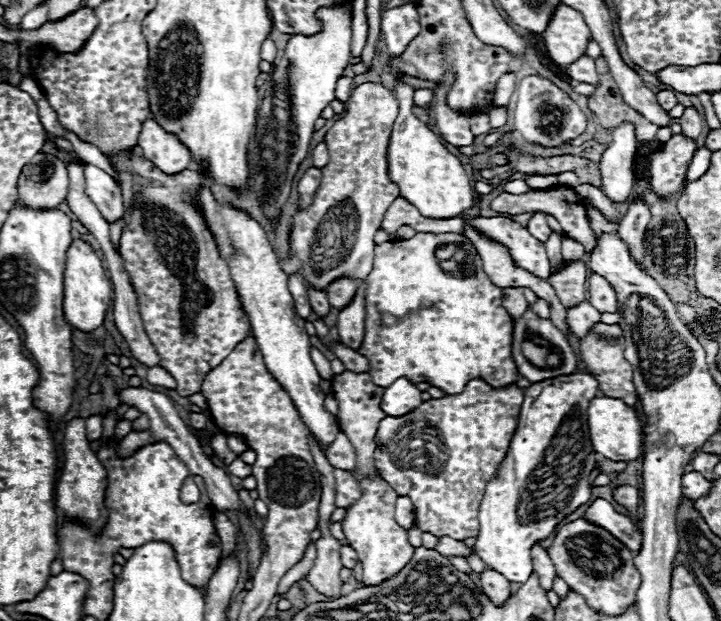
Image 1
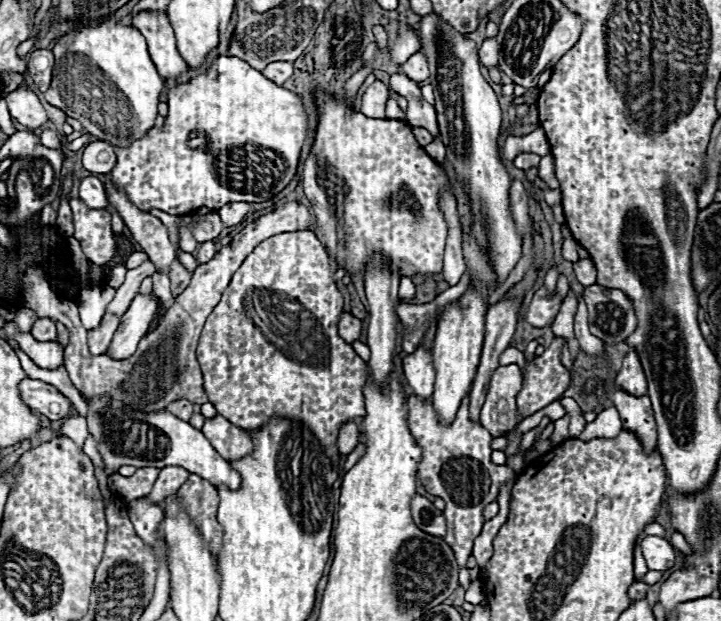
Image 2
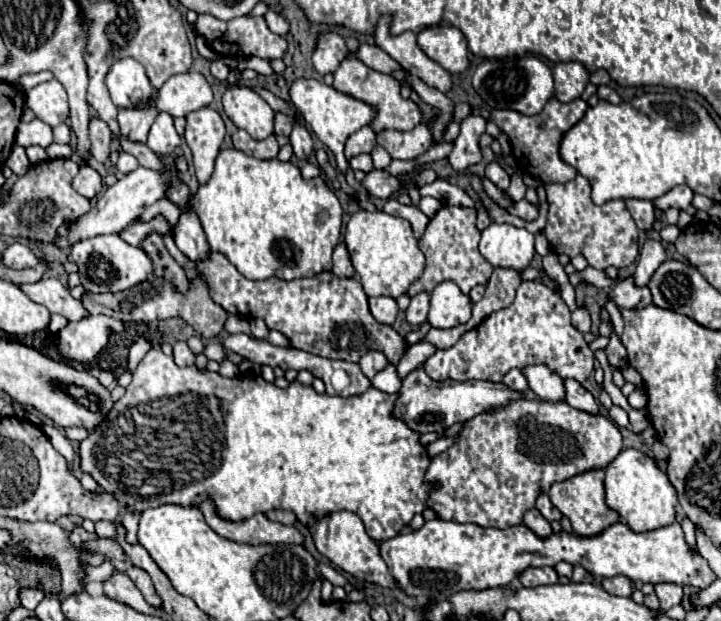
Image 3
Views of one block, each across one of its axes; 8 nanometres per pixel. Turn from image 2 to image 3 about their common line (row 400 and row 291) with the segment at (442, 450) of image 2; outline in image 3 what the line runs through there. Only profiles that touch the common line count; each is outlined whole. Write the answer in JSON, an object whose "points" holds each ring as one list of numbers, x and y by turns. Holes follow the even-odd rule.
{"points":[[444,204,426,226,422,238,418,240,418,246,426,256,426,268,424,274,410,286,408,296,412,298,420,292,432,292,444,280,458,284,458,288,464,294,468,294,476,284,486,284,488,276,492,274,492,264,488,264,488,260,480,256,478,242,480,242,480,230,476,228,476,208]]}

